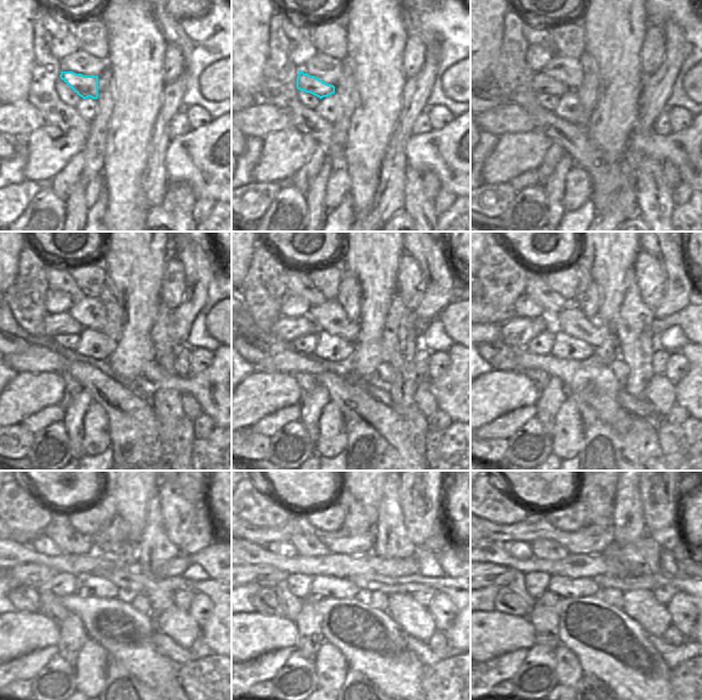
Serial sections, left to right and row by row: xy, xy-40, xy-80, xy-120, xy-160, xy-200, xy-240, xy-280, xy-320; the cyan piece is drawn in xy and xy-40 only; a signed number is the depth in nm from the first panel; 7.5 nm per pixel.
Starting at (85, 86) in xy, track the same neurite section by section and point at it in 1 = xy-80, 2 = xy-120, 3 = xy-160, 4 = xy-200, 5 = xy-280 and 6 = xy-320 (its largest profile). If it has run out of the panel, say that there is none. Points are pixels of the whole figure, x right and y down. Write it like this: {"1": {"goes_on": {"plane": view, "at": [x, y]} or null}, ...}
{"1": {"goes_on": {"plane": "xy-80", "at": [541, 83]}}, "2": {"goes_on": {"plane": "xy-120", "at": [61, 323]}}, "3": {"goes_on": {"plane": "xy-160", "at": [286, 329]}}, "4": {"goes_on": {"plane": "xy-200", "at": [516, 332]}}, "5": {"goes_on": {"plane": "xy-280", "at": [265, 576]}}, "6": {"goes_on": {"plane": "xy-320", "at": [492, 574]}}}

